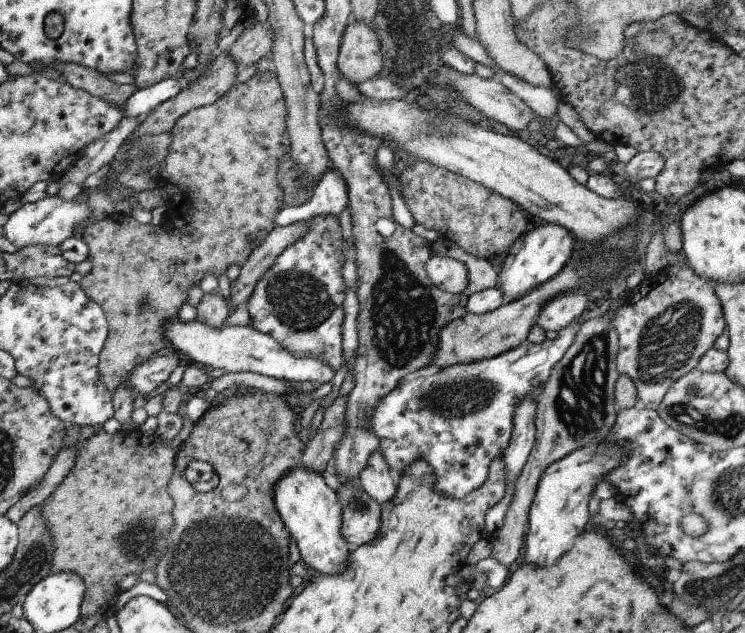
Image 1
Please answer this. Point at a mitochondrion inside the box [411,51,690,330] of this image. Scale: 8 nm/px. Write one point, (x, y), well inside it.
(647, 85)

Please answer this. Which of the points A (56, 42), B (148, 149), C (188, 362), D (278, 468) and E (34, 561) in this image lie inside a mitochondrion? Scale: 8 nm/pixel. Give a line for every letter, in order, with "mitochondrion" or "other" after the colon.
A: other
B: mitochondrion
C: other
D: other
E: mitochondrion

